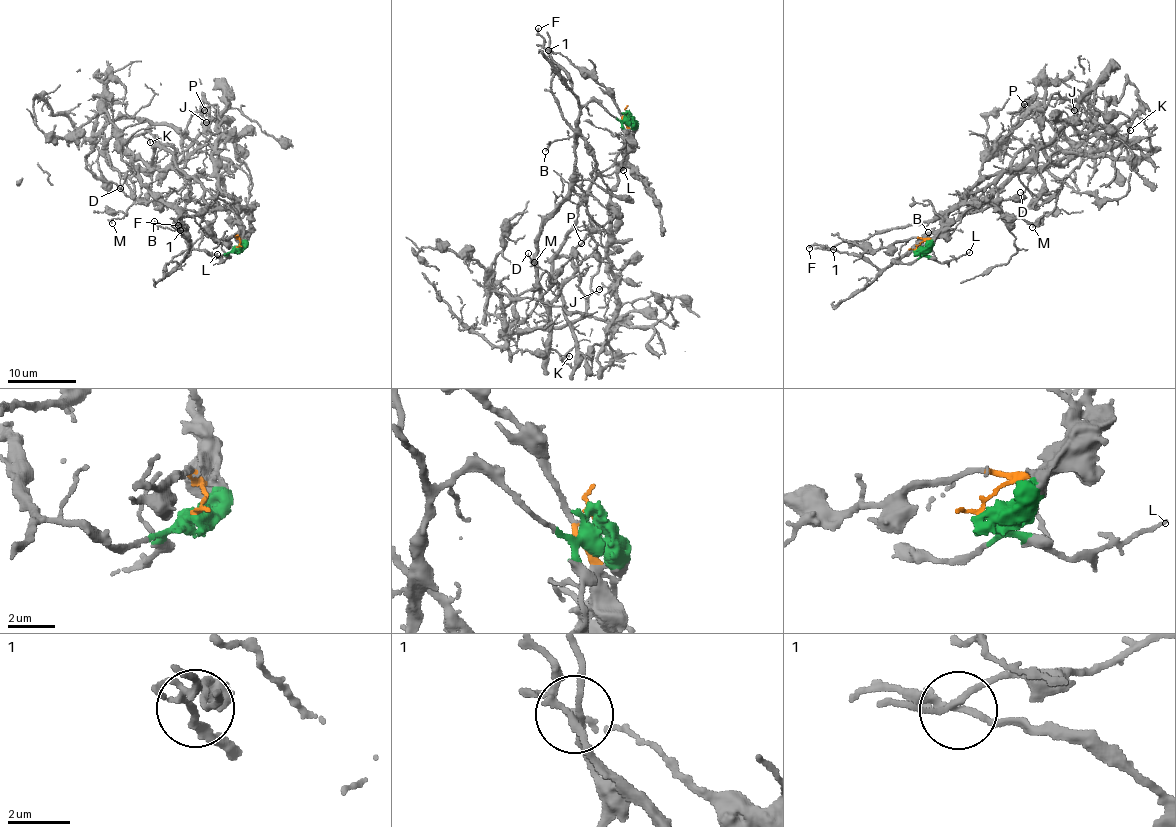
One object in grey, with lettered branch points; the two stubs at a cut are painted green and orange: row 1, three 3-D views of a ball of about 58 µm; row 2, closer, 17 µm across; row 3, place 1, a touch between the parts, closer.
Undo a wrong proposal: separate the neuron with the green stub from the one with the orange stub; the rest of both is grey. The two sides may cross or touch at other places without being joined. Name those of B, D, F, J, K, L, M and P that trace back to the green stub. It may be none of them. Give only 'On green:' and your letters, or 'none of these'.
On green: B, D, F, K, L

